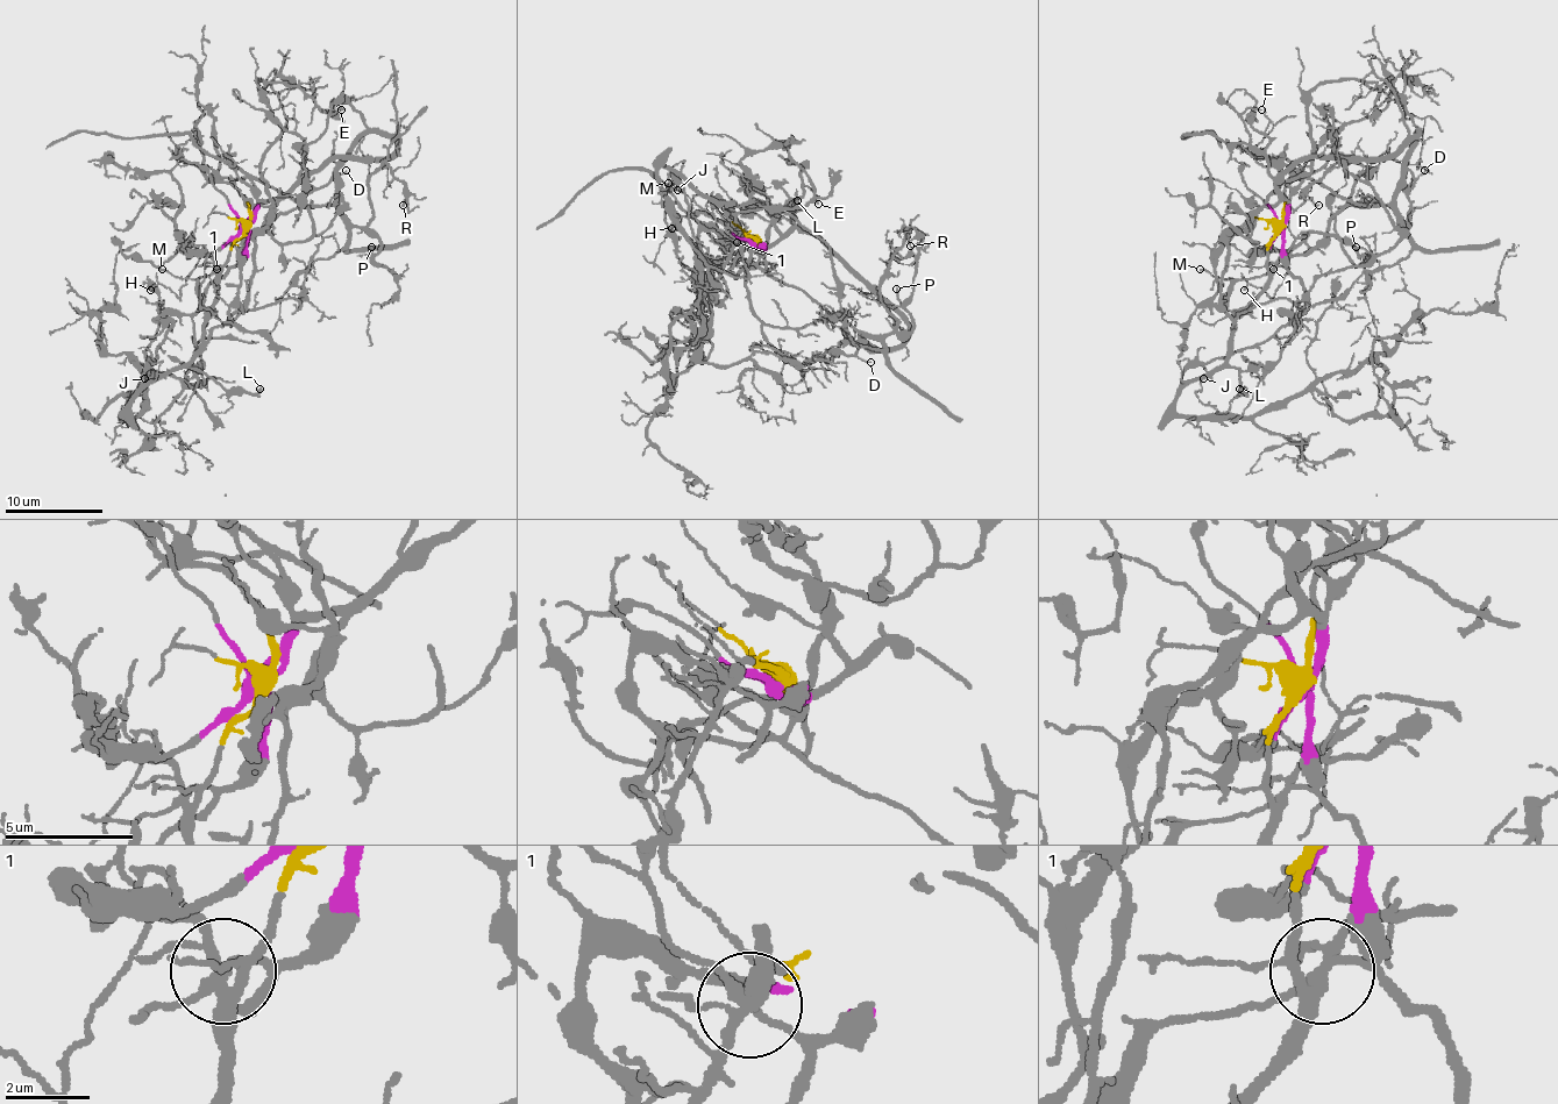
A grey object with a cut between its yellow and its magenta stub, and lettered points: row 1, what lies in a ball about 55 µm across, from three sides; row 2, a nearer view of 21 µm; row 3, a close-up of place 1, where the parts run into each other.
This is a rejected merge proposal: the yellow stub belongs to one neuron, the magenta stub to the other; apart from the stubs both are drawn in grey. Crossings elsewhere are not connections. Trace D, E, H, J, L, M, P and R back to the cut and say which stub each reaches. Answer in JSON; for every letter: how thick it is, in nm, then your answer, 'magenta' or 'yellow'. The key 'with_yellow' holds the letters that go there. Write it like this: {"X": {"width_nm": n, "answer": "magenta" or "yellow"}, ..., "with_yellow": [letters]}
{"D": {"width_nm": 110, "answer": "magenta"}, "E": {"width_nm": 140, "answer": "magenta"}, "H": {"width_nm": 90, "answer": "yellow"}, "J": {"width_nm": 70, "answer": "yellow"}, "L": {"width_nm": 190, "answer": "yellow"}, "M": {"width_nm": 120, "answer": "magenta"}, "P": {"width_nm": 150, "answer": "magenta"}, "R": {"width_nm": 130, "answer": "magenta"}, "with_yellow": ["H", "J", "L"]}

